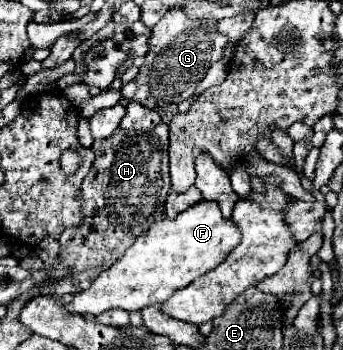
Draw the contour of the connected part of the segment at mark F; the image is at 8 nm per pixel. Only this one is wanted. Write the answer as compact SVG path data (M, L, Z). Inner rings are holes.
M202 200L190 210L182 212L176 220L160 220L150 226L148 232L124 252L124 256L104 270L88 290L74 294L66 304L66 312L98 316L110 308L122 308L126 312L142 310L144 306L164 302L174 290L184 288L198 276L216 268L228 252L238 244L238 230L232 220L224 220L218 204Z

